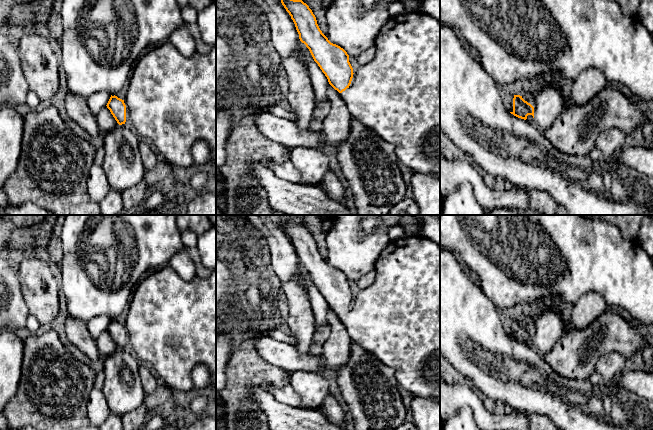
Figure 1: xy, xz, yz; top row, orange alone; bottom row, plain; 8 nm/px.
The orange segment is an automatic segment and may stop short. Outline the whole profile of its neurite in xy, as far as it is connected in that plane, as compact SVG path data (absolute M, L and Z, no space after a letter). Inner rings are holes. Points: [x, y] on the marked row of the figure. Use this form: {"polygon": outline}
{"polygon": "M169 40L150 48L133 68L125 99L111 95L106 106L119 125L130 120L136 134L150 139L169 165L184 169L195 167L192 147L198 141L208 145L211 164L216 165L216 44L209 53L197 51L191 57L183 56Z"}

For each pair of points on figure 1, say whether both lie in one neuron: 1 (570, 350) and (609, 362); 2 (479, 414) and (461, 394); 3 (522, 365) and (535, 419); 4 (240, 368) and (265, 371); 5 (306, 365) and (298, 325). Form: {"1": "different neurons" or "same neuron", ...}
{"1": "different neurons", "2": "same neuron", "3": "different neurons", "4": "same neuron", "5": "different neurons"}

